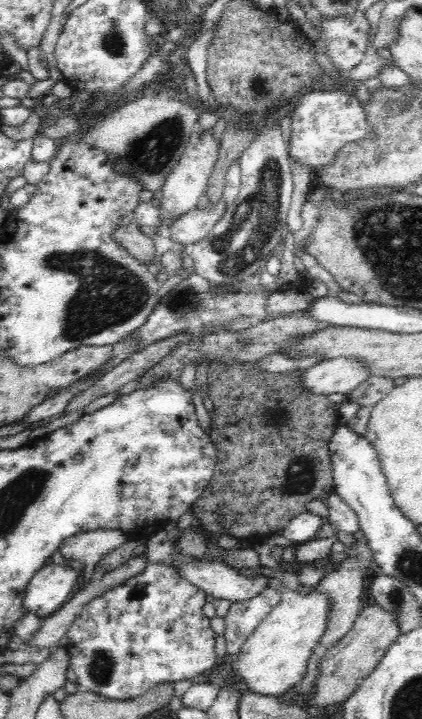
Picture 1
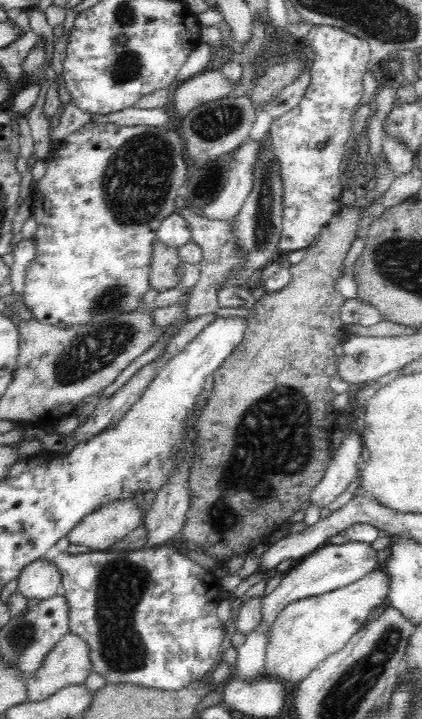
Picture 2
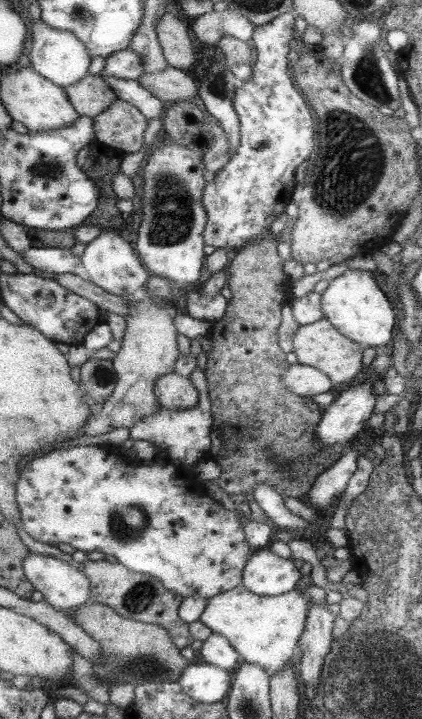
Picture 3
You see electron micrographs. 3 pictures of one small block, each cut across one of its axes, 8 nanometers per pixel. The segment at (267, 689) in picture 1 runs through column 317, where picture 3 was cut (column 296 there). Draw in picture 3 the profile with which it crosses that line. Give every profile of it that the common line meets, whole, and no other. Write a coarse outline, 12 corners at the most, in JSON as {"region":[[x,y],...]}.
{"region":[[241,583],[207,598],[199,621],[239,661],[279,672],[307,596]]}

